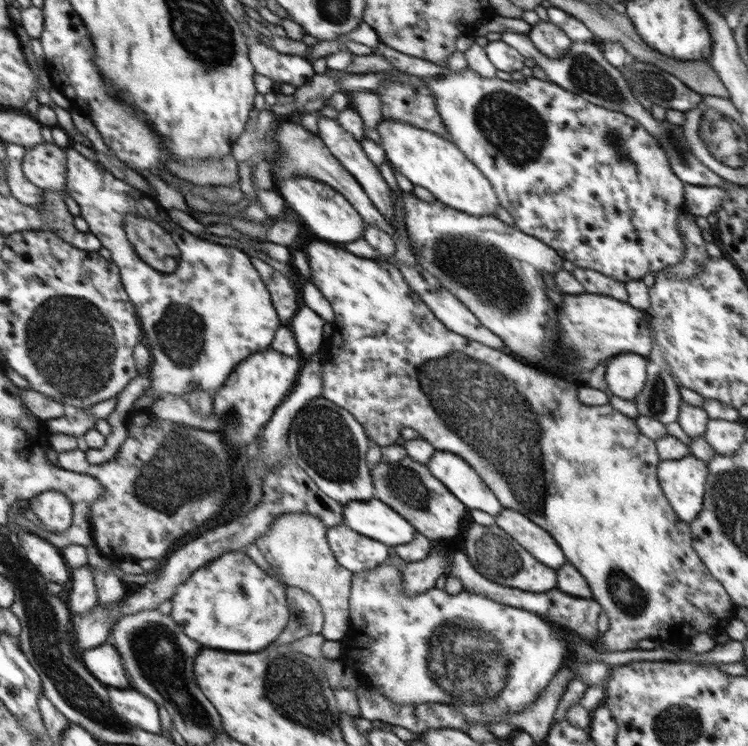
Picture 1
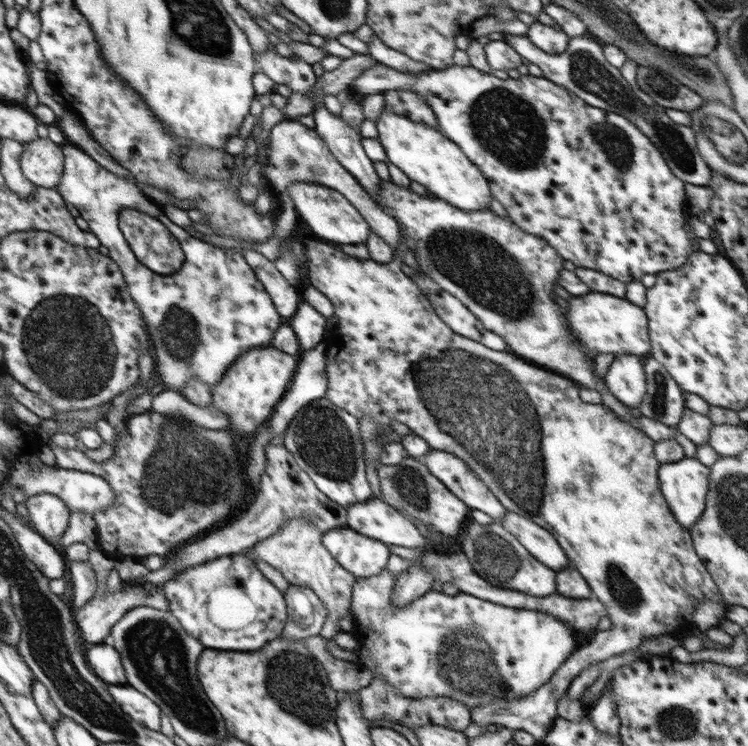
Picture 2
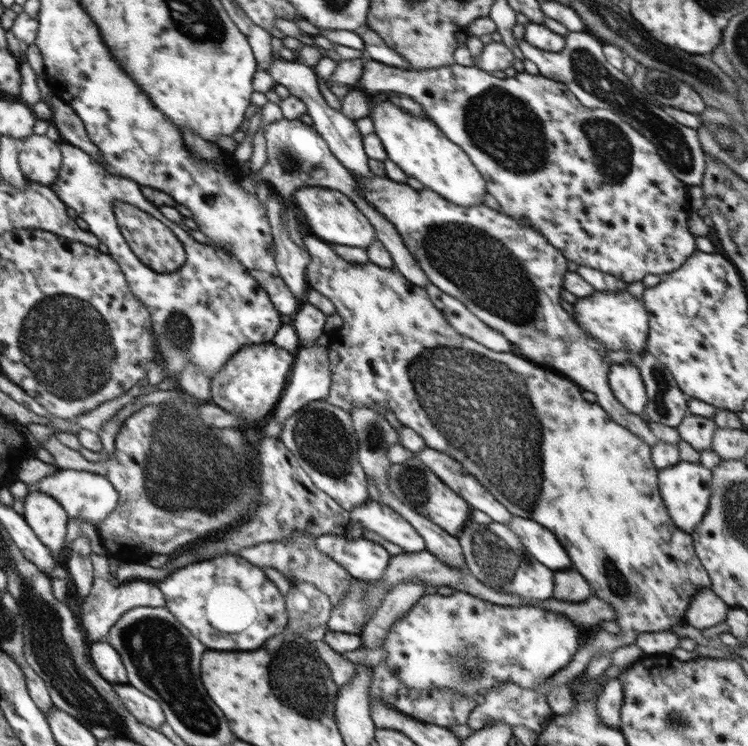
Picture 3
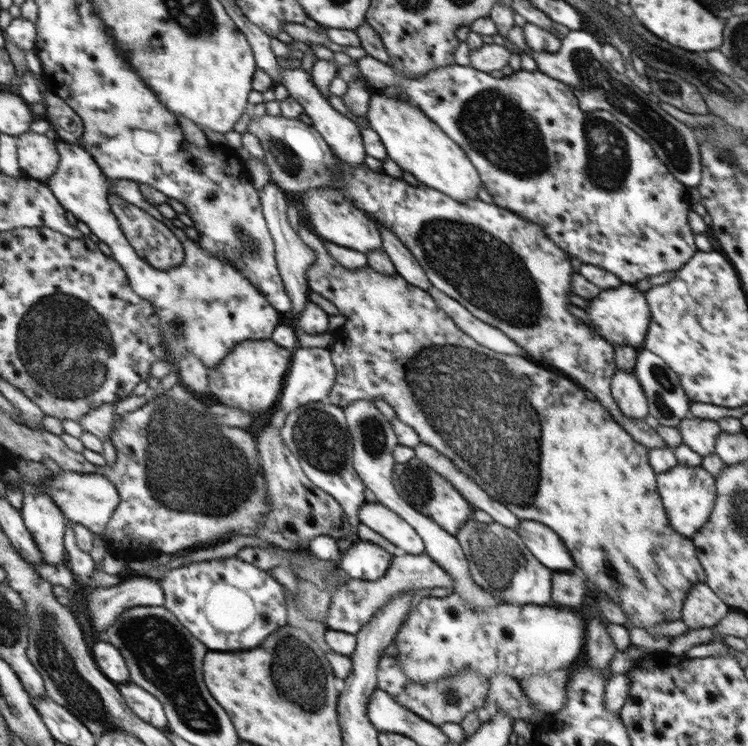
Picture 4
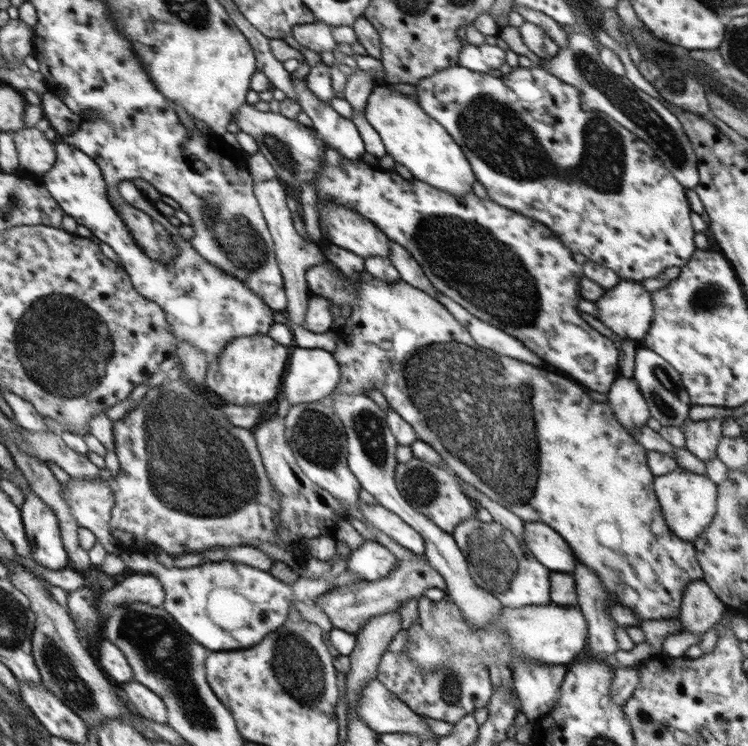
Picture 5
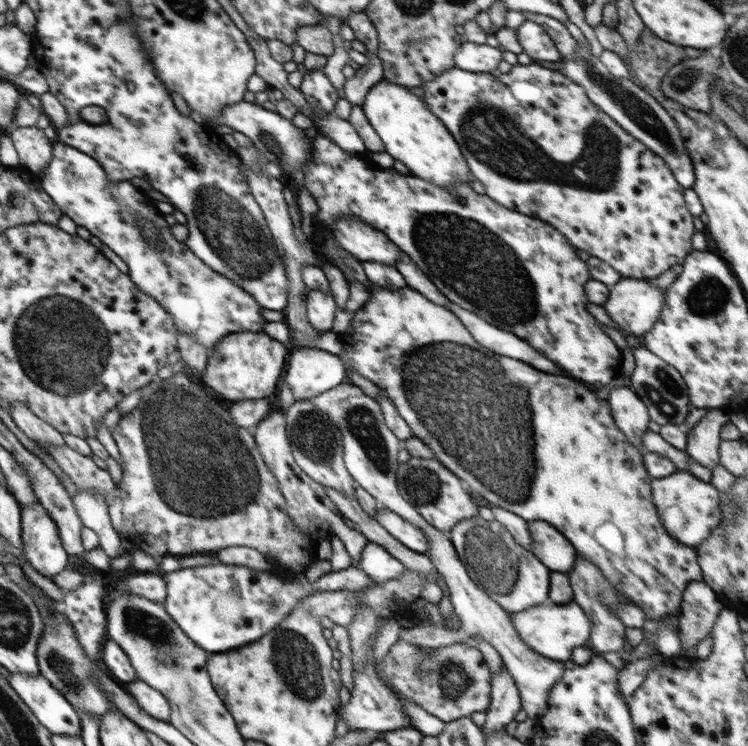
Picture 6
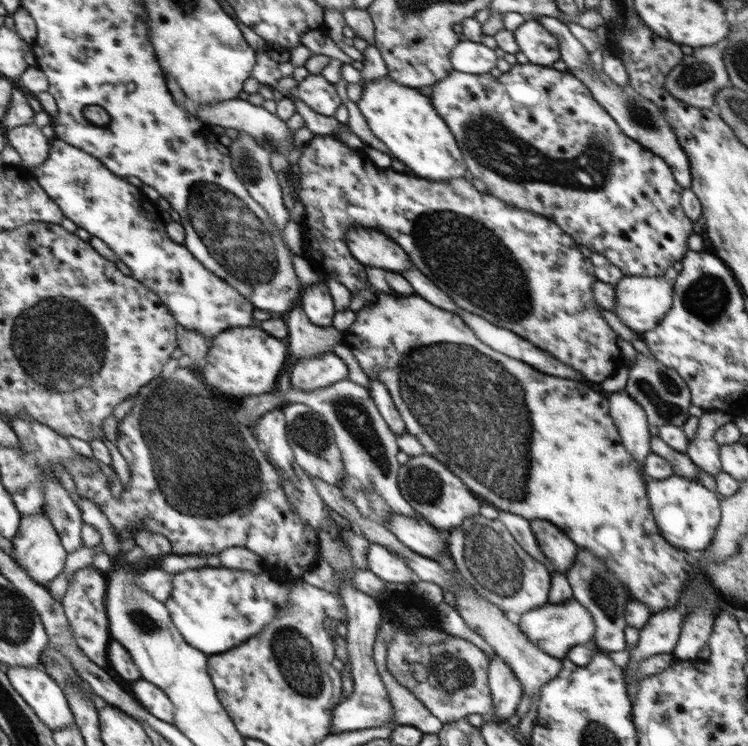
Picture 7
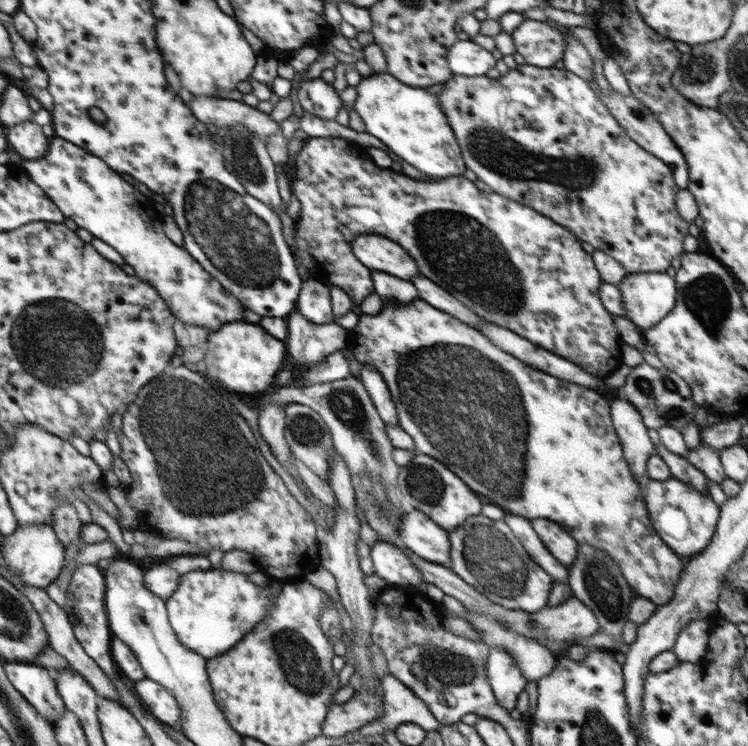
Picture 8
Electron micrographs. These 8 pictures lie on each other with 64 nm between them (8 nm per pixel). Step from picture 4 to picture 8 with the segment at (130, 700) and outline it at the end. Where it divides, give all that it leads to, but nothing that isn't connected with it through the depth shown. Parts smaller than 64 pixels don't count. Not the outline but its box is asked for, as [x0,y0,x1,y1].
[134,678,182,729]

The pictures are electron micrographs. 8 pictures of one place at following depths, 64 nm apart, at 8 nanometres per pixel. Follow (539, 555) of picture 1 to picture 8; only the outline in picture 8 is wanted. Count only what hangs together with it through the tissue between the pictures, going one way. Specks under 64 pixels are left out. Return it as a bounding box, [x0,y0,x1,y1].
[531,519,579,567]

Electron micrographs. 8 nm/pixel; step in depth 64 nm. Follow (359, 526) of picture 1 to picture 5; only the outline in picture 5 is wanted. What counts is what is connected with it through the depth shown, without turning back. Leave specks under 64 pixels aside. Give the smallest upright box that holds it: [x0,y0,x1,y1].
[359,503,425,555]

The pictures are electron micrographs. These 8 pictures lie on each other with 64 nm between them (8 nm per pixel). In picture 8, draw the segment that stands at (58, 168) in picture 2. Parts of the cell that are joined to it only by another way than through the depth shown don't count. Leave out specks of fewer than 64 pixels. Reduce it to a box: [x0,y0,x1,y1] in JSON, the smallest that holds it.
[6,121,48,161]

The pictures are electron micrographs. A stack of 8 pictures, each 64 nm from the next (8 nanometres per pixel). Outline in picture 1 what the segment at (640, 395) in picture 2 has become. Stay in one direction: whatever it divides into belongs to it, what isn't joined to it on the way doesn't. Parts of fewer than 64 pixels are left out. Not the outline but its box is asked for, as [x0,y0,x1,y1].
[606,353,647,402]

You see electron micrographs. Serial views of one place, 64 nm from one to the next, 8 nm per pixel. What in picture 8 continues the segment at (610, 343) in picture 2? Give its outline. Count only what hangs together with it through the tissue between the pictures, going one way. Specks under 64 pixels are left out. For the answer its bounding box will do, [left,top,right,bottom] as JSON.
[618,272,676,331]

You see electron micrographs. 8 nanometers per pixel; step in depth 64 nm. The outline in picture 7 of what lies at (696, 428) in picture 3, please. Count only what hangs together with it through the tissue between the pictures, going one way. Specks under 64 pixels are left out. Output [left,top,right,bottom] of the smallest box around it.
[685,410,732,476]

